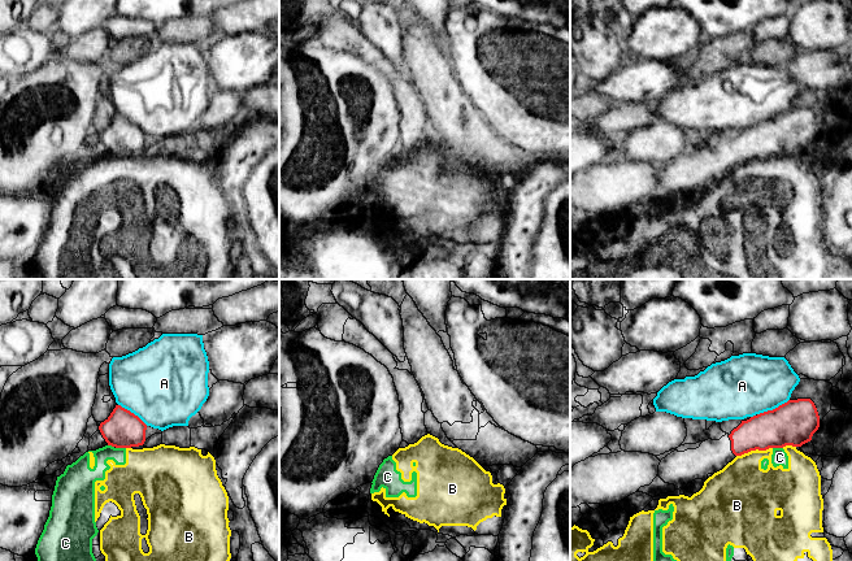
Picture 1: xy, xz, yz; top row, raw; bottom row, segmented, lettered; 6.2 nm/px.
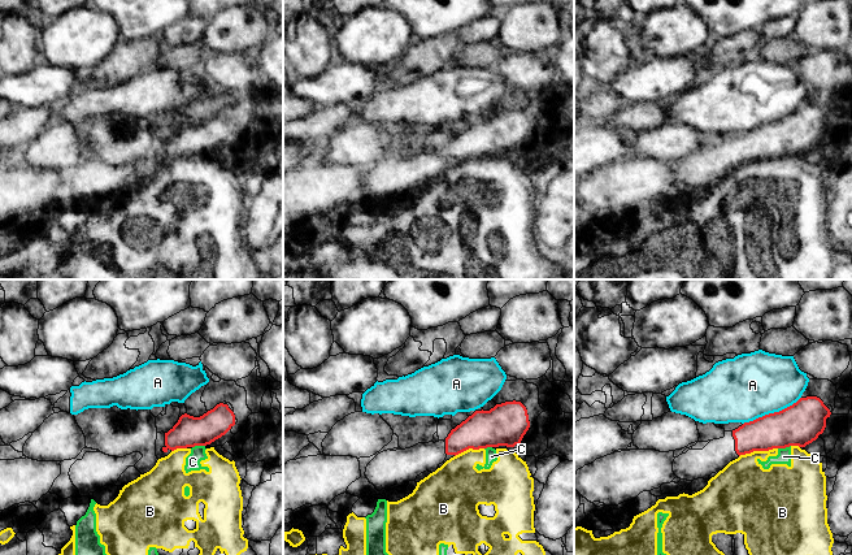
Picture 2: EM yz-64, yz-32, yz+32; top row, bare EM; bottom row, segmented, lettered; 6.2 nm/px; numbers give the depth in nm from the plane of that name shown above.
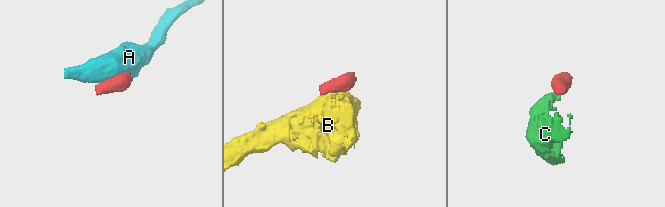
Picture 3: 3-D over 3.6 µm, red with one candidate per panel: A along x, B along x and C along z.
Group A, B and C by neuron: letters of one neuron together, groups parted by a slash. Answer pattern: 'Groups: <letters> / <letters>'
Groups: A / B C

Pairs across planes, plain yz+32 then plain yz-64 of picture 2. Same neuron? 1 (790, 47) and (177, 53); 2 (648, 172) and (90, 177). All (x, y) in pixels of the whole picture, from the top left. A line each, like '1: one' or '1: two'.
1: one
2: two

